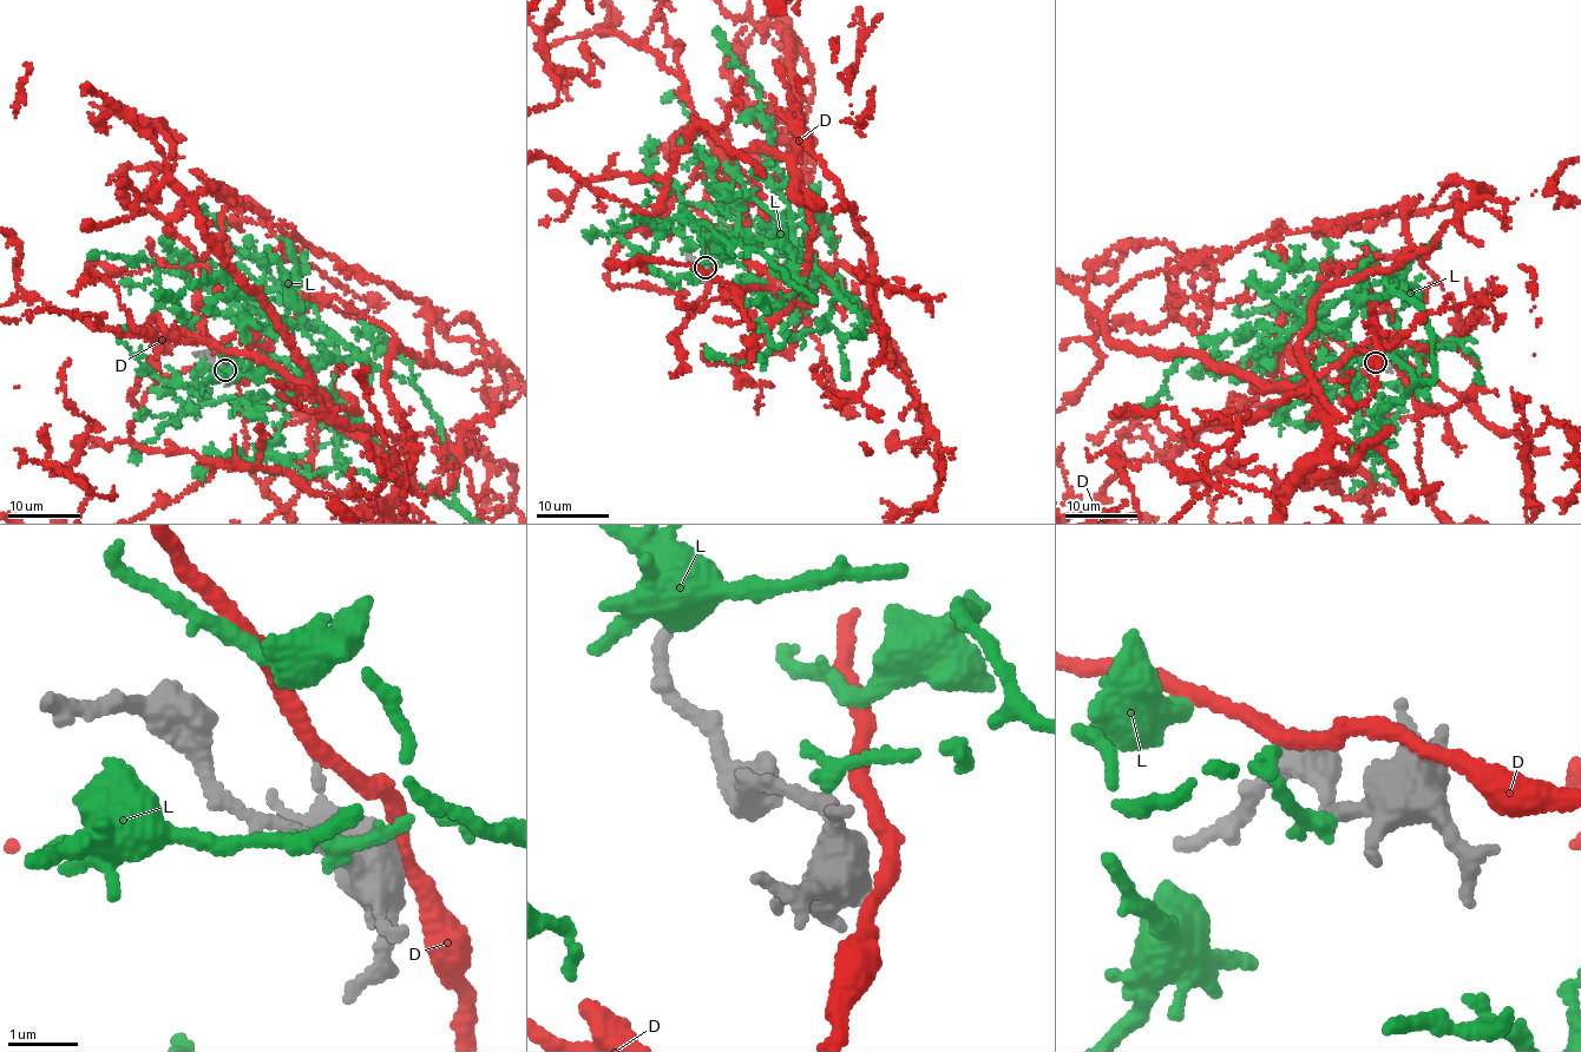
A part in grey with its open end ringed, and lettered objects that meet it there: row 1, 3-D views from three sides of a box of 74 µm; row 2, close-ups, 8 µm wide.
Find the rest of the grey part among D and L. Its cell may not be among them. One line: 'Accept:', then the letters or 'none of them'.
Accept: L

